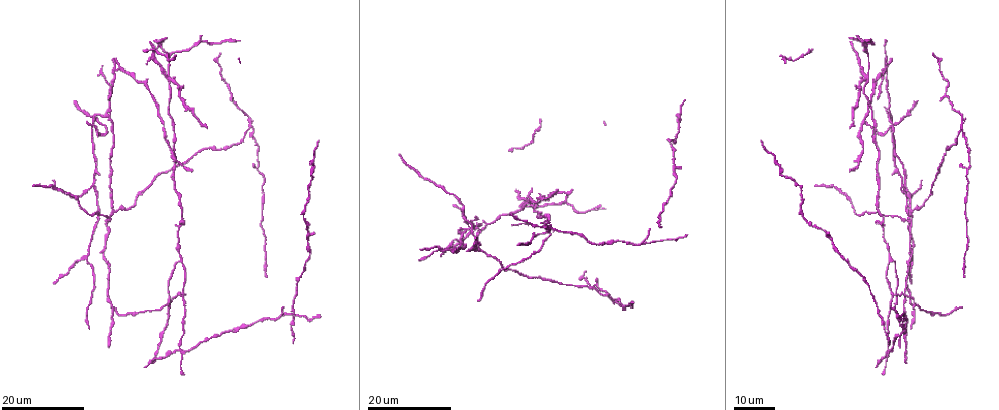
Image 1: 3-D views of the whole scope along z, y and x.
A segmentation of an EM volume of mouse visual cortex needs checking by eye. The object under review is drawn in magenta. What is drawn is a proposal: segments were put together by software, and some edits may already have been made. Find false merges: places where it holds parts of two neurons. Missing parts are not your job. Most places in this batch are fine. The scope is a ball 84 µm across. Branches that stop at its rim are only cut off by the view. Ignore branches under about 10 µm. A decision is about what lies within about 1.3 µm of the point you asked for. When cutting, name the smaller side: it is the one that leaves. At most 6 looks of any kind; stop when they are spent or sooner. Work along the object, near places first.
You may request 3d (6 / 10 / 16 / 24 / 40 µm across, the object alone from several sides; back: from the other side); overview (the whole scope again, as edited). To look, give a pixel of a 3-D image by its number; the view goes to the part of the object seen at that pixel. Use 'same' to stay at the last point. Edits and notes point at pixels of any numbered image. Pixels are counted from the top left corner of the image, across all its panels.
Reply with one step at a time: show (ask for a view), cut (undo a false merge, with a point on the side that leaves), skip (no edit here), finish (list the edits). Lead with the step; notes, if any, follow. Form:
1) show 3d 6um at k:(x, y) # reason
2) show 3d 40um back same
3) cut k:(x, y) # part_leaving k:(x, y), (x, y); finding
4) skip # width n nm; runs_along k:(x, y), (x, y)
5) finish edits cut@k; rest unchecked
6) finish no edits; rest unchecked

show 3d 24um at 1:(891, 126)

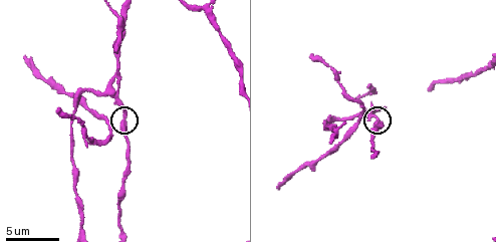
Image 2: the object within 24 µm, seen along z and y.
show 3d 10um at 2:(124, 124)

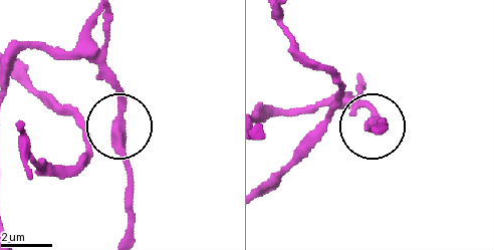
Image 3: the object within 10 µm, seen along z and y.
skip # side_arm 14 um; one neuron here

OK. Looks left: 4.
show 3d 24um at 1:(479, 251) # small branch off a trunk

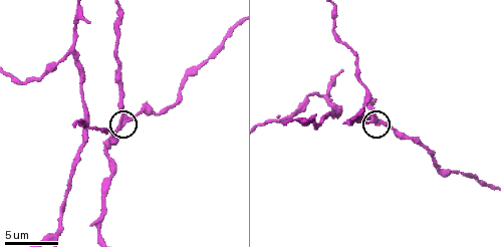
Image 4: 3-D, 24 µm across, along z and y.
show 3d 6um at 4:(127, 120) # closer look

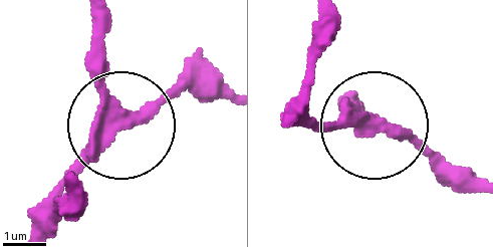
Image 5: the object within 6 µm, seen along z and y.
skip # side_arm 40 um; runs_along 5:(100, 18), (100, 93), (114, 126), (39, 208); one neuron here

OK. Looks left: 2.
show 3d 16um at 1:(252, 127) # four or more arms meet

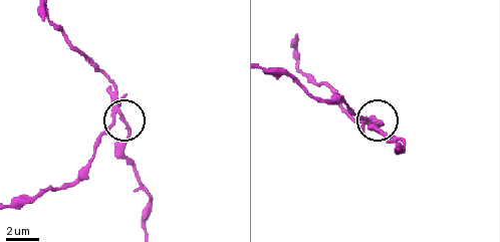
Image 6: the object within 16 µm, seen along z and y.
show 3d 10um at 6:(122, 114)

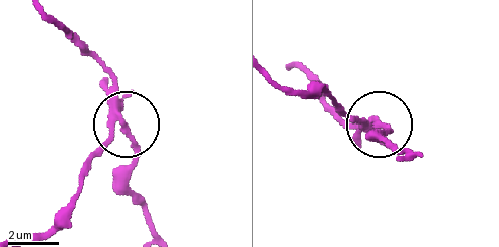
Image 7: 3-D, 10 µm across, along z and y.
cut 7:(103, 64) # arms 4; part_leaving 7:(118, 103), (120, 128), (138, 160), (132, 186), (151, 231); two neurons meet here

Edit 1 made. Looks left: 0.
finish edits cut@7; rest unchecked

